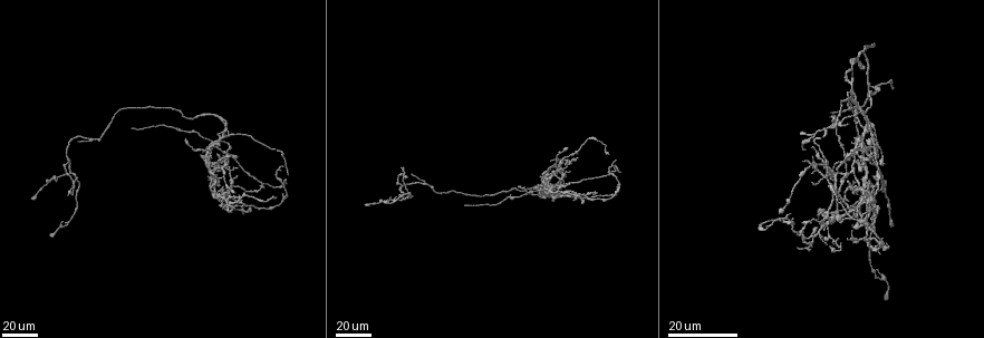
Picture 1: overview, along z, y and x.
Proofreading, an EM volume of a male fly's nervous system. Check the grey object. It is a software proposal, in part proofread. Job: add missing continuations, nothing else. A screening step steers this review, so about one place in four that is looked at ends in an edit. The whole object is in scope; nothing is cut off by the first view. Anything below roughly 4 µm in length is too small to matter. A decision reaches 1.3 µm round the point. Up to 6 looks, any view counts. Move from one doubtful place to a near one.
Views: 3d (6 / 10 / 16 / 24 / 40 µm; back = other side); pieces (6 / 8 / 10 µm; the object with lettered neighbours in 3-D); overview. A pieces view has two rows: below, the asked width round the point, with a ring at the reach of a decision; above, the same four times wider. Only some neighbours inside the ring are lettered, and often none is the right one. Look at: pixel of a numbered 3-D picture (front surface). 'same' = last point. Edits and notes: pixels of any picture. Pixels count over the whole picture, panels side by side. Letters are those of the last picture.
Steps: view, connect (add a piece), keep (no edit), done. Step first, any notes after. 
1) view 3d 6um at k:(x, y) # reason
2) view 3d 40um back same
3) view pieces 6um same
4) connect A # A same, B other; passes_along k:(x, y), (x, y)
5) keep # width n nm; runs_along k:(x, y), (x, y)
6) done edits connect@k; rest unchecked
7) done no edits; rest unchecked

view 3d 24um at 1:(219, 145)

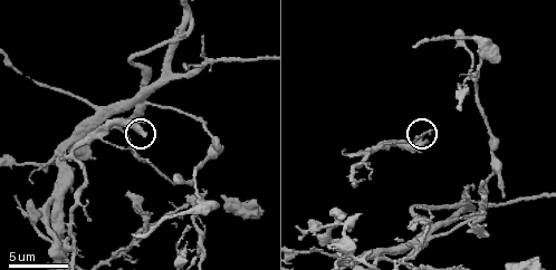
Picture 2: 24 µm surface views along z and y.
view pieces 10um at 2:(145, 135) # what lies round it

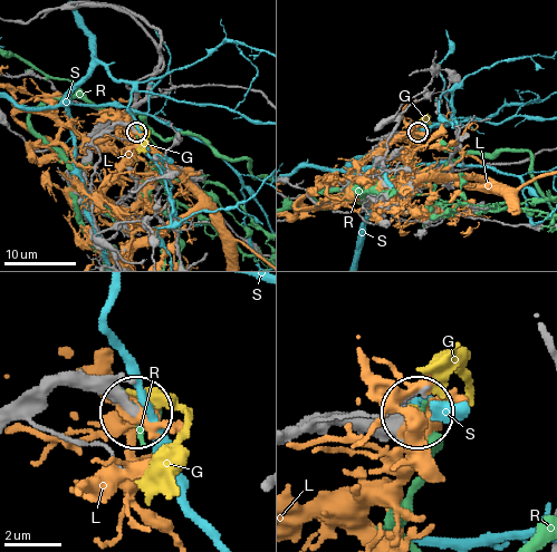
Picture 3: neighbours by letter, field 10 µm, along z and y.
keep # width 250 nm; G other, L other, R other, S other; runs_along 3:(92, 204), (99, 157), (93, 142), (118, 124), (134, 131); no lettered piece goes on from it

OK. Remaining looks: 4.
view 3d 24um at 1:(464, 204) # branch stops here

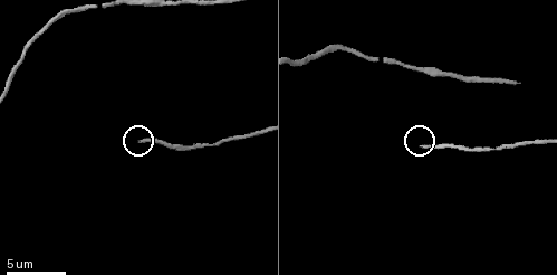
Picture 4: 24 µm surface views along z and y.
view pieces 8um at 4:(141, 140) # see the neighbours

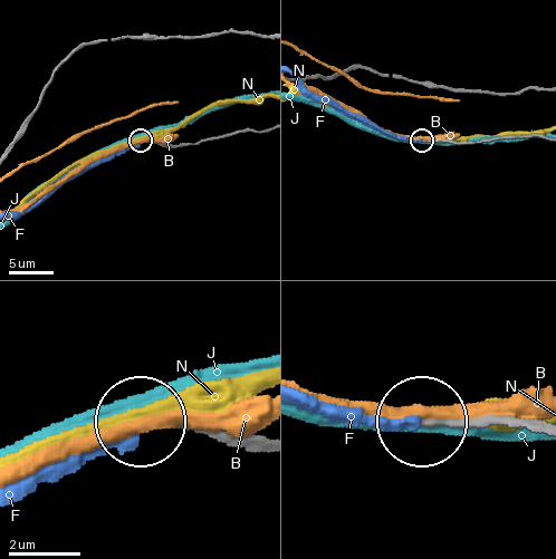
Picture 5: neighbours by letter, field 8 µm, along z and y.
keep # B other, F other, J other, N other; runs_along 5:(538, 424), (424, 424); none of them fits

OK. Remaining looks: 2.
view 3d 40um at 1:(281, 164) # end of a long branch

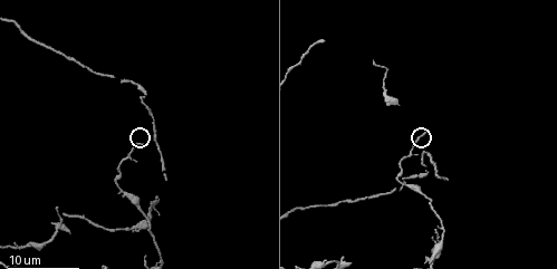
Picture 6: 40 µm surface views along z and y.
view pieces 6um at 6:(146, 145)

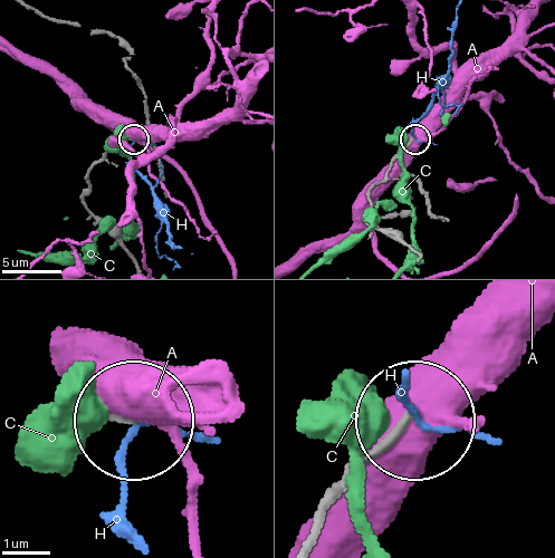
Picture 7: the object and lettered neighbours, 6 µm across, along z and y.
keep # A other, C other, H other; no lettered piece goes on from it

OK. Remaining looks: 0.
done no edits; rest unchecked

